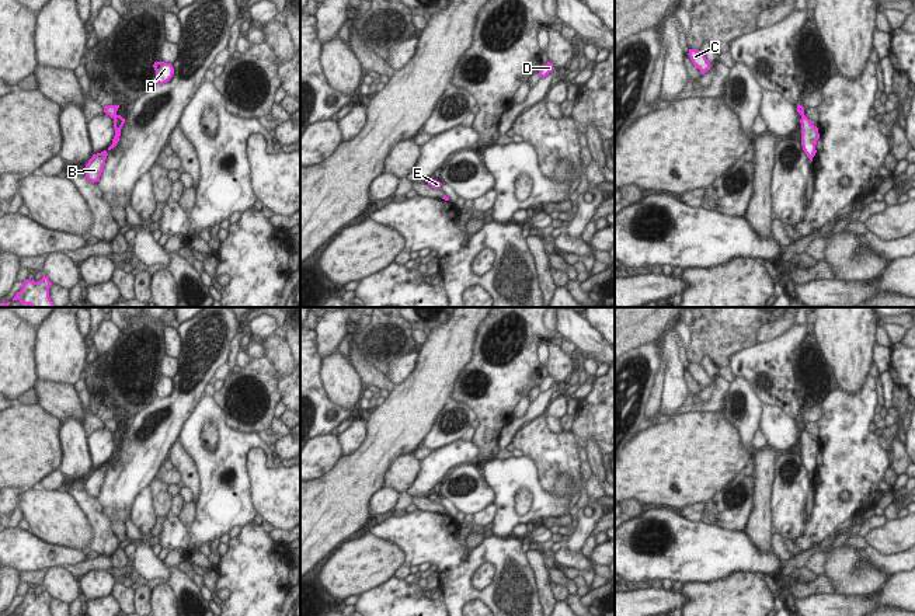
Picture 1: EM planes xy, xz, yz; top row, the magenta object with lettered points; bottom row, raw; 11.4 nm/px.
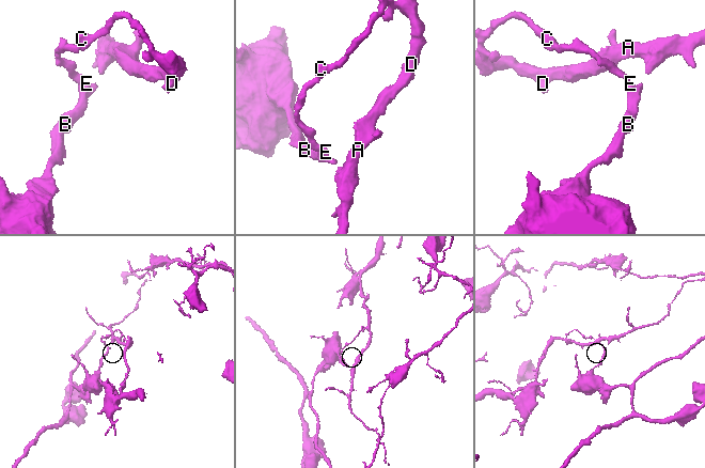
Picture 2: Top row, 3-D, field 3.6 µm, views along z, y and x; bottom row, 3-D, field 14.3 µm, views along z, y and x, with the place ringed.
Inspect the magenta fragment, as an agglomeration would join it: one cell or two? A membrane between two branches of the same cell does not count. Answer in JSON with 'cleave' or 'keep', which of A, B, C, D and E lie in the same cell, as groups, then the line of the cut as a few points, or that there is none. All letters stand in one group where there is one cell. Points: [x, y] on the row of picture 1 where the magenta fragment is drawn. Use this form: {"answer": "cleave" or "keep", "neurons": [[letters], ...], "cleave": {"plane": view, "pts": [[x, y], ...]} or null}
{"answer": "cleave", "neurons": [["A", "C", "D"], ["B", "E"]], "cleave": {"plane": "xy", "pts": [[117, 115], [114, 118]]}}

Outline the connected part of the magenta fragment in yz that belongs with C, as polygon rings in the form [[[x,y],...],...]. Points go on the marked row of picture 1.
[[[689,49],[688,55],[695,67],[699,69],[702,74],[710,70],[710,63],[707,62],[703,51]]]

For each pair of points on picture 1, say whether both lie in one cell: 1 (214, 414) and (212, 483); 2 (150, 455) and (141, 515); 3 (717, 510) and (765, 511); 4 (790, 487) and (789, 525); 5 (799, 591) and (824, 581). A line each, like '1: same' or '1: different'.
1: same
2: different
3: different
4: same
5: same

